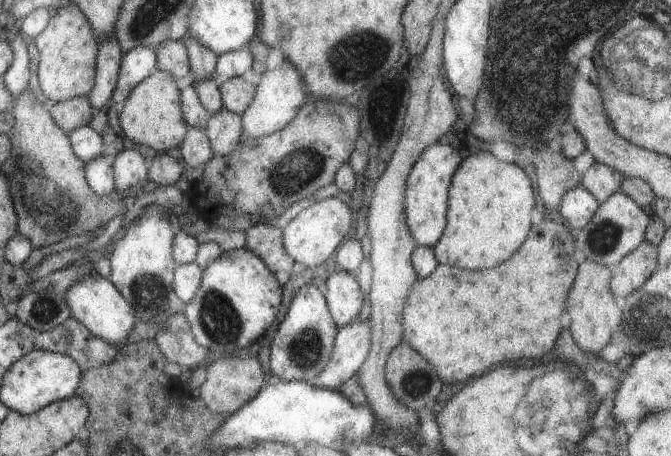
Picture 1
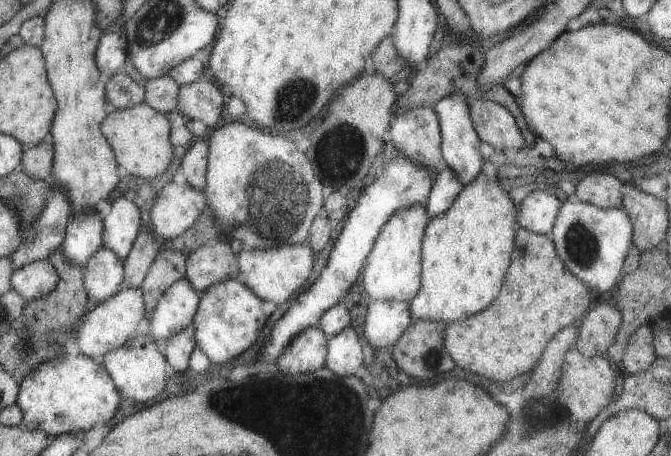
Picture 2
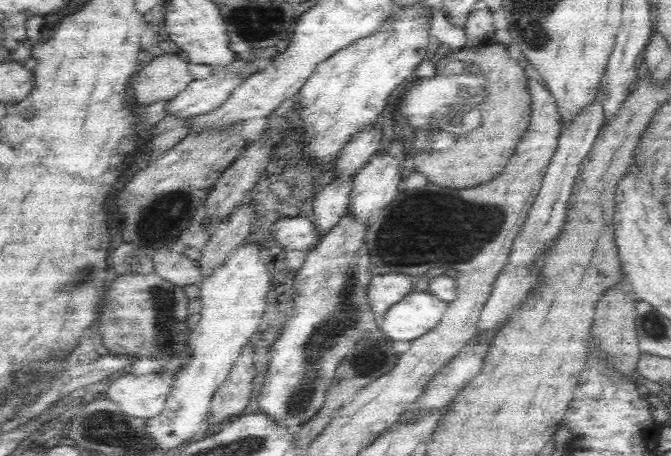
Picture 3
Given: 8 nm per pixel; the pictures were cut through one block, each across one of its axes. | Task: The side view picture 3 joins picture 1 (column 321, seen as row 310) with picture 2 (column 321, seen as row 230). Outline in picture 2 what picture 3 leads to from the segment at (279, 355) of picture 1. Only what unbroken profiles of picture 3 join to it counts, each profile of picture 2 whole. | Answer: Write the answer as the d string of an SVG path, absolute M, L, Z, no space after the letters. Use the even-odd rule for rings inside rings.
M317 326L299 332L277 358L275 366L283 374L303 374L317 370L325 364L327 356L327 334Z

